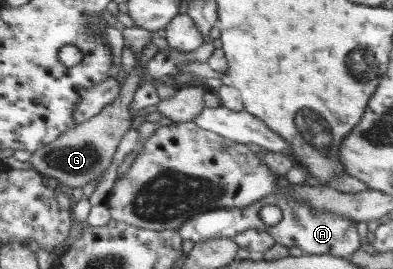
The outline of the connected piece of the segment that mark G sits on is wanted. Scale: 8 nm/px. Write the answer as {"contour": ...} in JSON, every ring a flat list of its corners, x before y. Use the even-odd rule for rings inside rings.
{"contour":[[121,27,126,48,132,50,134,58,134,67,132,71,126,75,124,84,116,100,104,106,104,108,93,116,90,120,78,123,72,131,64,132,58,139,44,147,40,147,36,152,32,153,30,162,25,167,29,167,38,171,42,176,55,178,66,186,73,188,83,188,85,184,92,180,100,180,105,170,110,166,116,147,121,139,129,132,132,124,130,114,130,104,134,98,136,88,140,86,140,82,151,82,152,77,147,71,147,66,140,57,144,48,152,44,152,35,150,31,138,27]]}

